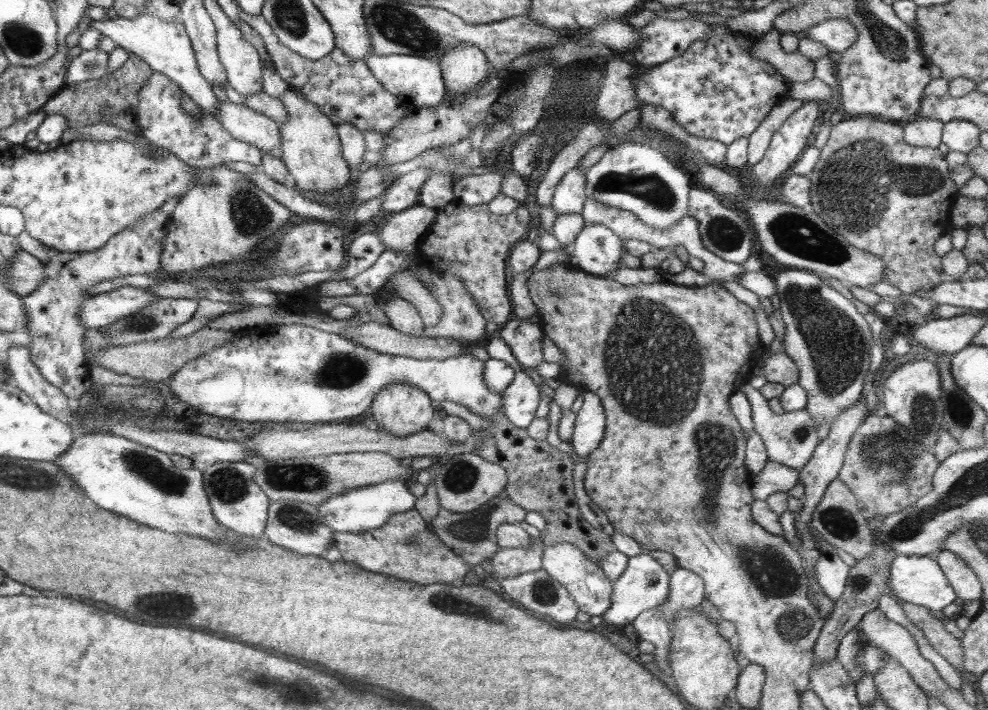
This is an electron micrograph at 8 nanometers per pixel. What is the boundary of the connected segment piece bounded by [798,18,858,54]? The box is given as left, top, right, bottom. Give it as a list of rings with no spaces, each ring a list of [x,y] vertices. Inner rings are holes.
[[[835,18],[819,22],[798,36],[821,42],[829,51],[843,54],[857,41],[858,33],[849,20]]]

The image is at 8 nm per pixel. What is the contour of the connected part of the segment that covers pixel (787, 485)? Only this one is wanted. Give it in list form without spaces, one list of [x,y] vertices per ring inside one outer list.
[[[767,460],[766,467],[754,476],[751,493],[754,500],[766,500],[776,492],[788,492],[799,480],[799,472],[776,461]]]

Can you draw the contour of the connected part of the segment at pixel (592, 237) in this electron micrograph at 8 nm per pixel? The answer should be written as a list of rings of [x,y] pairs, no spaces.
[[[593,224],[592,226],[584,225],[580,234],[576,237],[575,243],[572,245],[572,253],[569,264],[583,272],[592,274],[600,278],[612,278],[613,273],[621,268],[621,256],[625,250],[622,247],[622,240],[616,236],[612,230],[606,228],[602,224]]]

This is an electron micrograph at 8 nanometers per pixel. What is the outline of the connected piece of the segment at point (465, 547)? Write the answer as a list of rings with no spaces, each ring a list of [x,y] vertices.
[[[499,495],[489,501],[486,508],[479,508],[472,510],[472,512],[456,514],[456,512],[450,512],[440,506],[436,518],[427,525],[444,546],[447,546],[454,554],[461,556],[471,566],[476,566],[490,559],[499,549],[496,538],[498,526],[505,522],[520,524],[526,513],[526,510],[512,502],[508,496]]]

